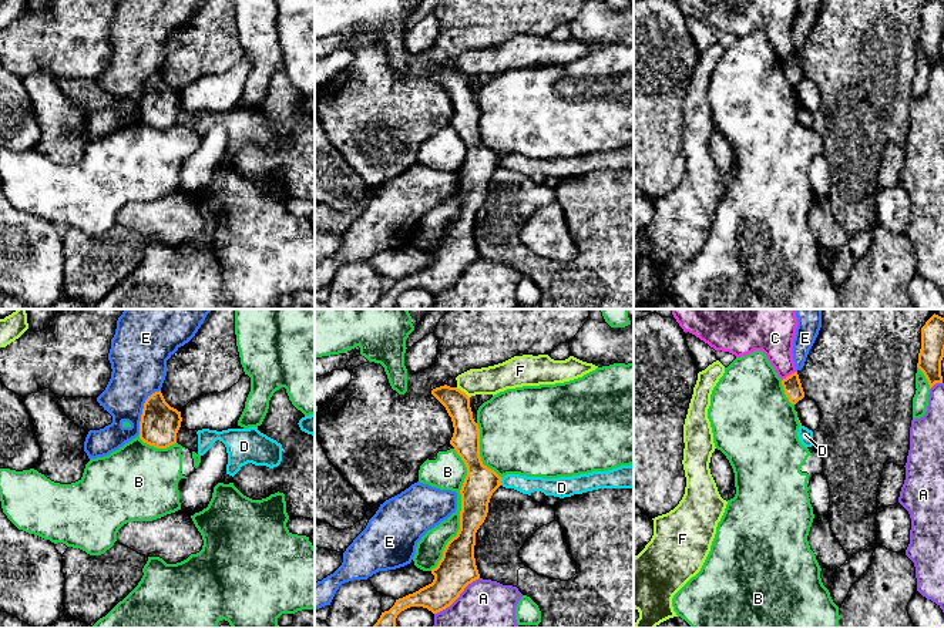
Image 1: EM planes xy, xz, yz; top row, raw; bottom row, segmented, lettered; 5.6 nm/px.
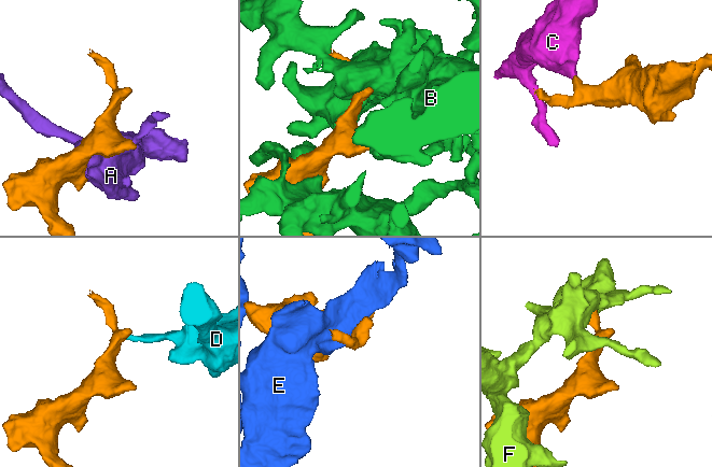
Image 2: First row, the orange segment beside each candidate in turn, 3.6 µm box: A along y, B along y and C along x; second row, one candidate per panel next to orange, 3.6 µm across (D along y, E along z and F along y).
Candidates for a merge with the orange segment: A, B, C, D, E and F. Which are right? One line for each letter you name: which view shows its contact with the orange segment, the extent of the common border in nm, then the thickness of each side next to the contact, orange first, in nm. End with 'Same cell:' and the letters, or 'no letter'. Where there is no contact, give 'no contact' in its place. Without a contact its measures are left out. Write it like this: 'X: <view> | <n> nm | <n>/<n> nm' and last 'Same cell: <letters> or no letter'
Same cell: no letter

